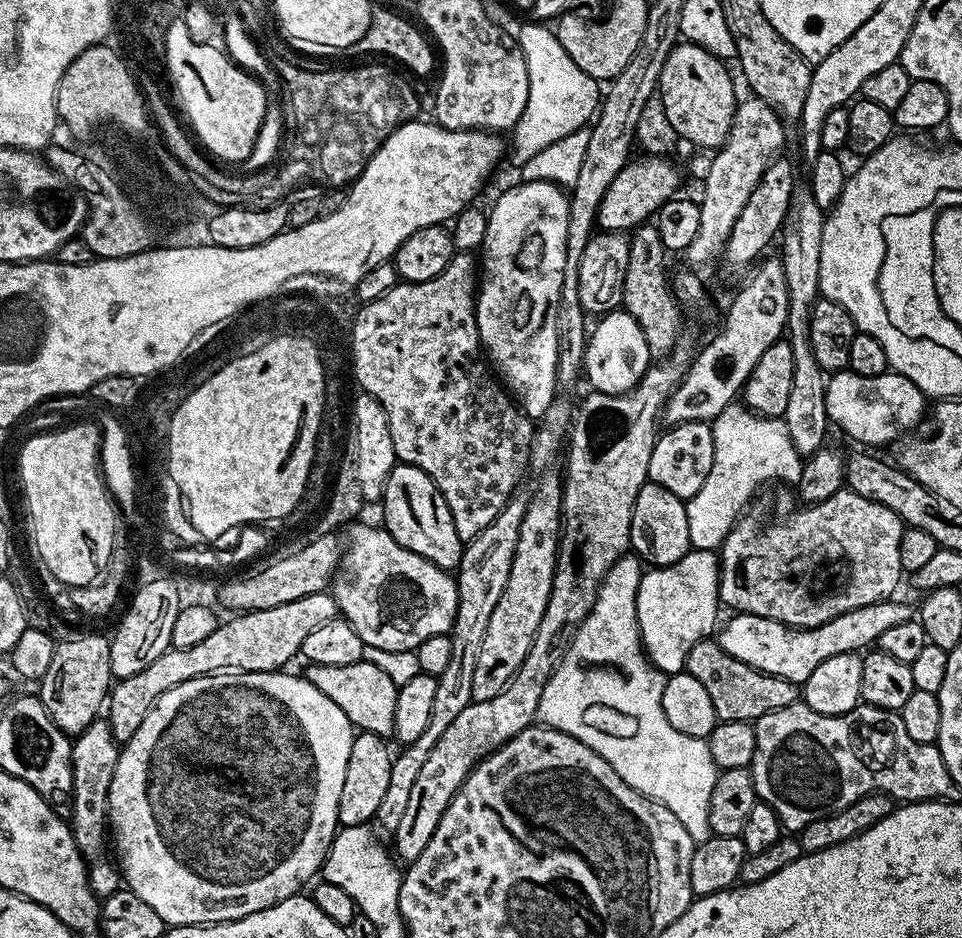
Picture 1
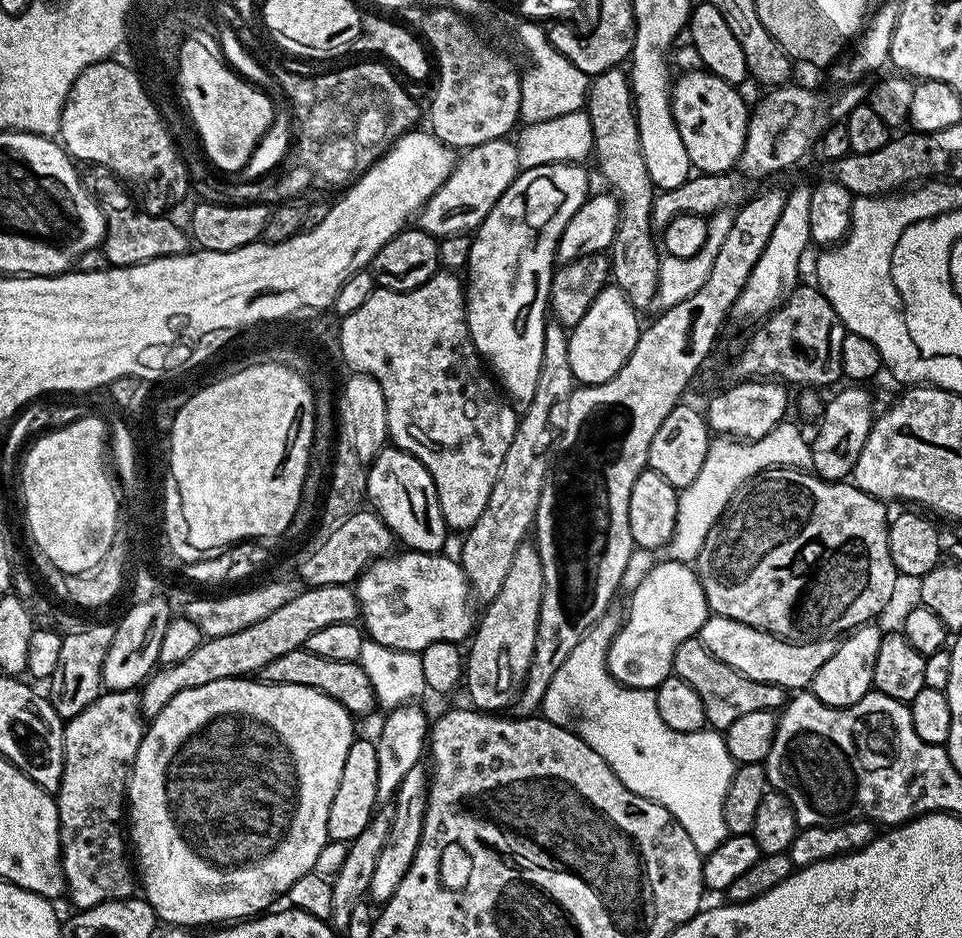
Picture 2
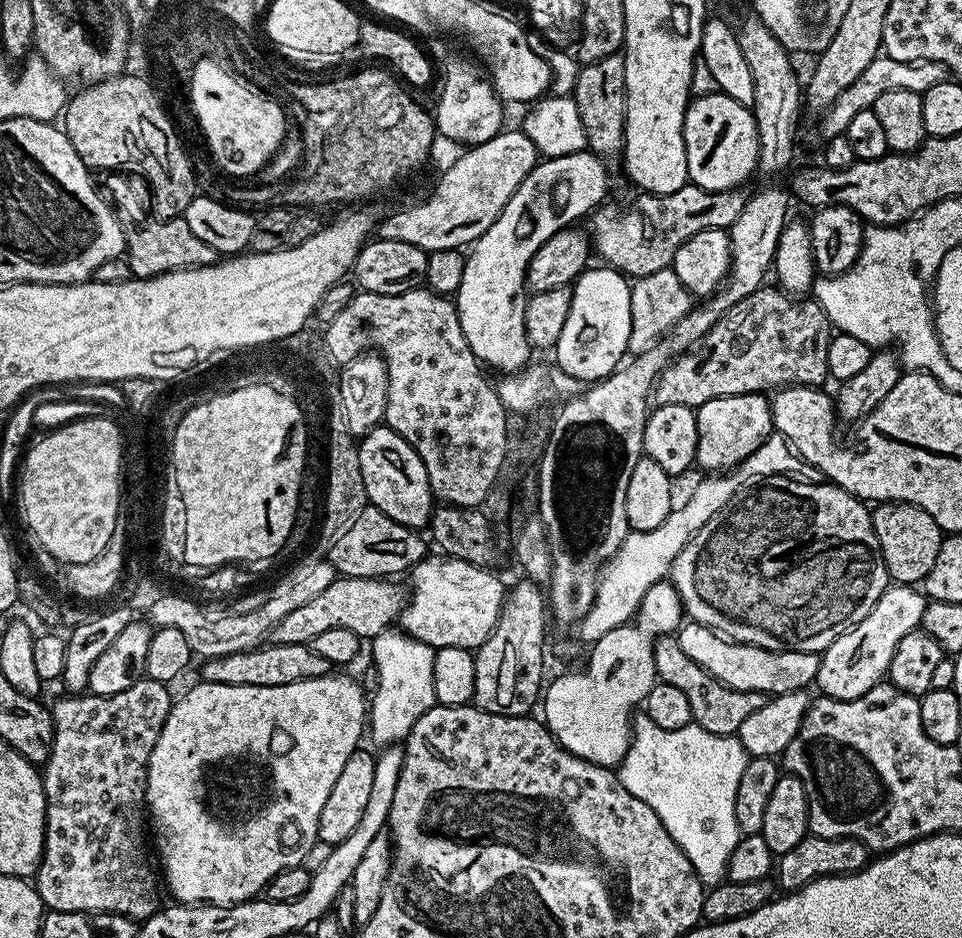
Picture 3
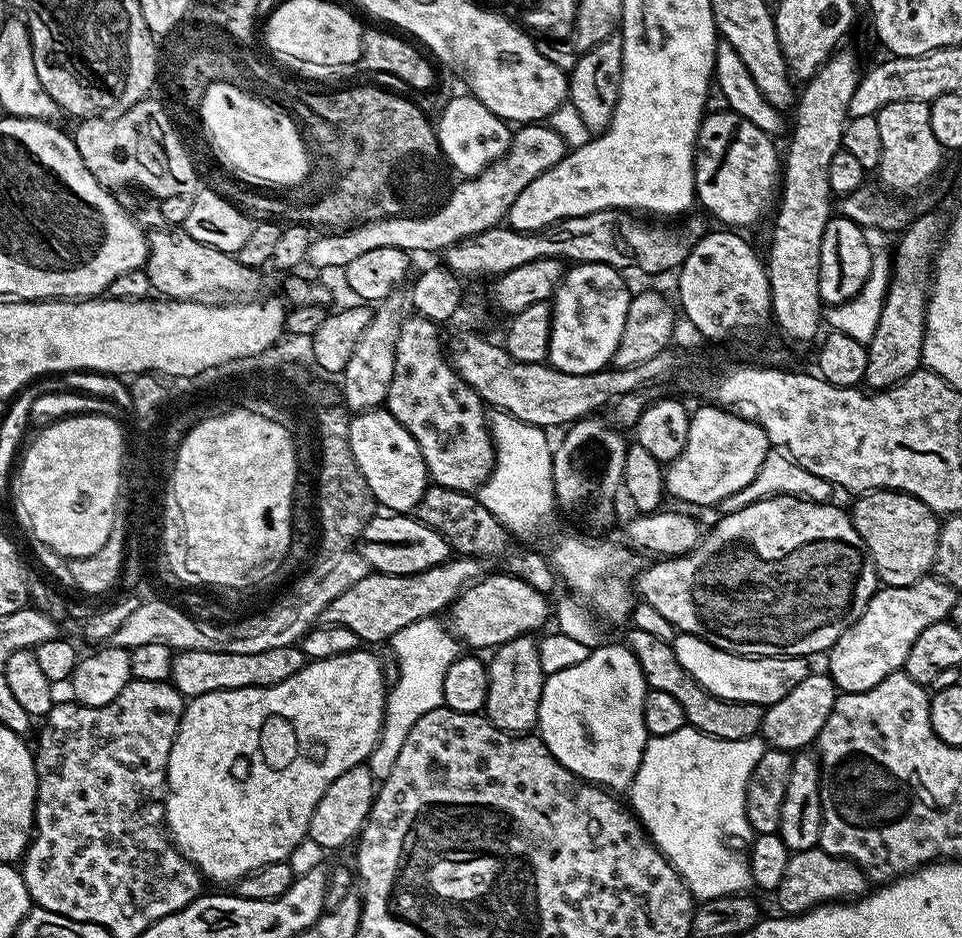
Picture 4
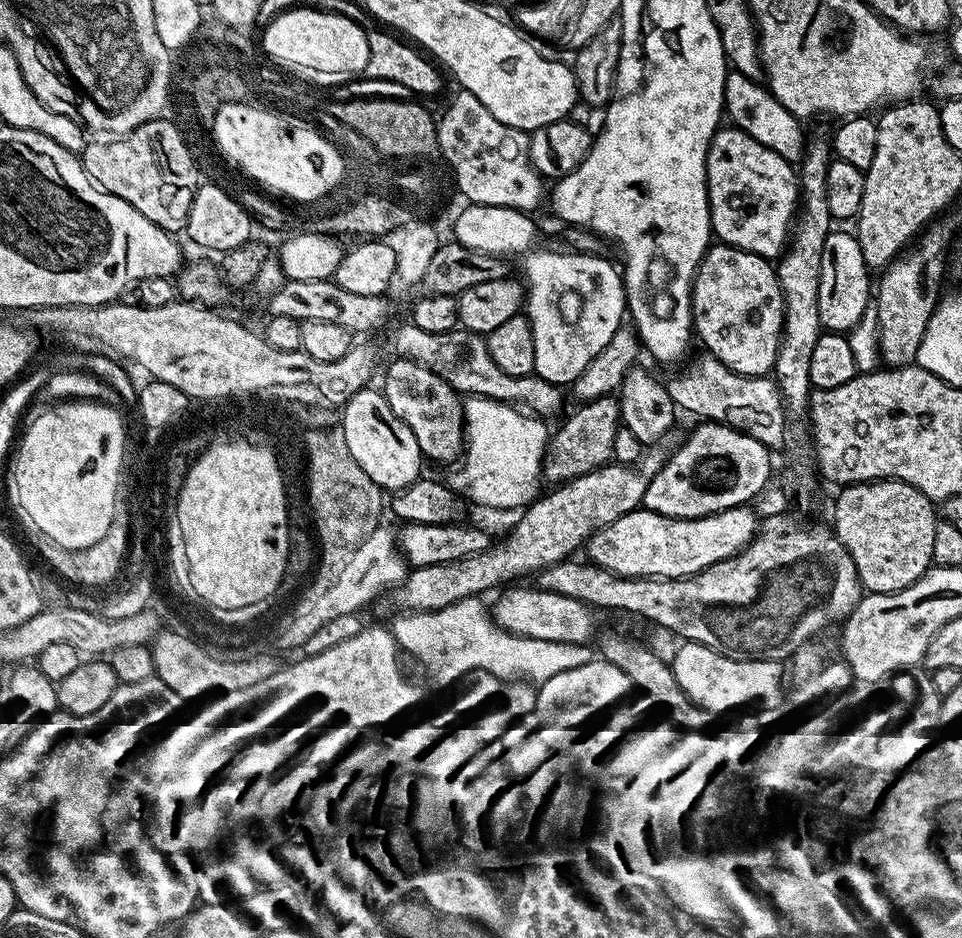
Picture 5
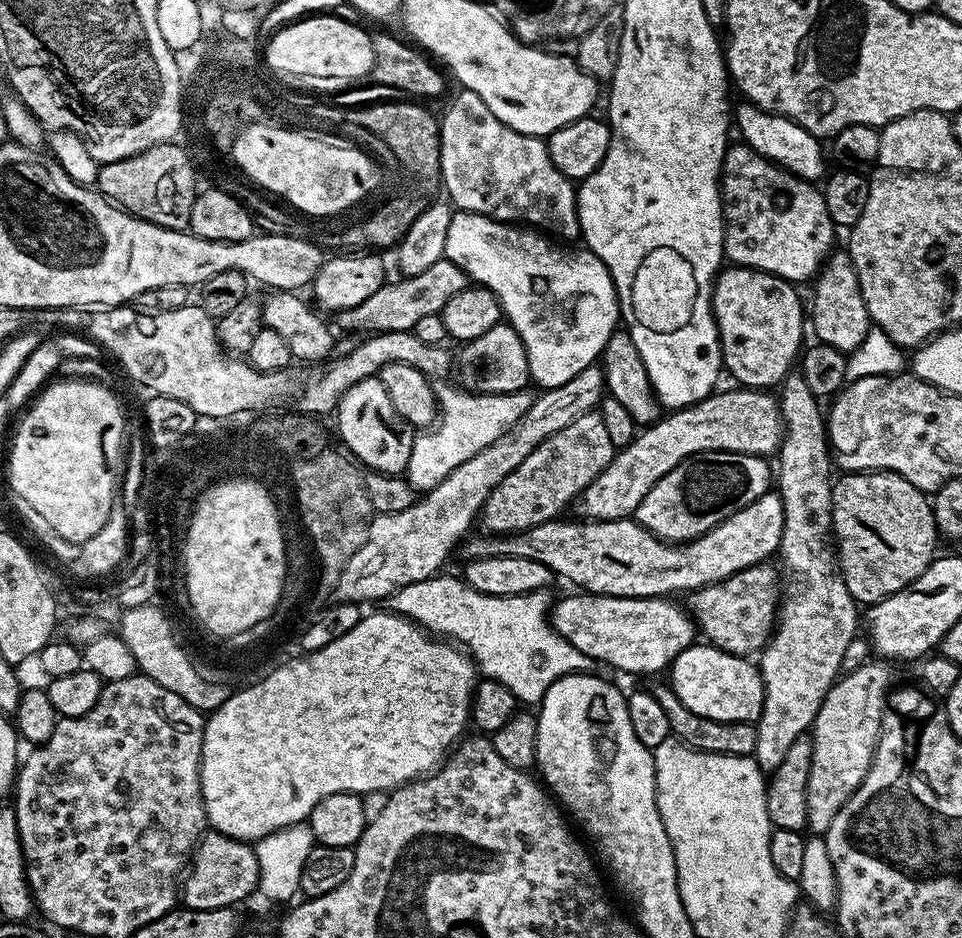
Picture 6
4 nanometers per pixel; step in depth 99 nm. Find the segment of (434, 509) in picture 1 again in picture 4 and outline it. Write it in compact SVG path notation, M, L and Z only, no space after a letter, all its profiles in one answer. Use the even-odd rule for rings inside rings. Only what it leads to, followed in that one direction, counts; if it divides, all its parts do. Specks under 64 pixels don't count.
M387 407L357 412L351 417L350 450L377 505L384 507L385 504L388 507L385 509L392 514L408 514L415 509L424 489L430 484L428 468L410 430L406 430L406 426L402 426L402 422L398 422L398 418L394 418L394 414L390 414Z

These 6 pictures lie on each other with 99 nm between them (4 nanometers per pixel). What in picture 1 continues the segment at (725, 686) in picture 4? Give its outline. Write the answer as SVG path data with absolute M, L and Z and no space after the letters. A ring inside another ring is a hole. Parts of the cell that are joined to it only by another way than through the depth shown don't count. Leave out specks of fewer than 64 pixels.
M896 599L880 600L876 604L838 614L838 618L817 628L792 628L789 624L761 616L751 616L745 612L732 614L725 624L723 621L718 639L722 650L738 658L738 662L746 662L746 666L754 666L766 674L786 678L800 686L806 678L810 678L810 674L814 674L818 666L822 666L822 662L826 662L826 658L834 658L834 654L847 652L859 653L875 645L882 630L890 630L890 626L898 626L898 622L913 619L913 605L911 608L910 605Z

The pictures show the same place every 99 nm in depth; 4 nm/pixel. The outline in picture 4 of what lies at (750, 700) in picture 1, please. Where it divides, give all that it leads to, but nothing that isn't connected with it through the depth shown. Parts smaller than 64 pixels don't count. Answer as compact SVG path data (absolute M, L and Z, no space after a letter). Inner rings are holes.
M644 628L630 629L626 643L642 666L642 674L649 689L662 690L673 696L682 706L685 721L691 727L719 740L741 740L759 733L765 705L723 700L710 694L702 685L694 682L694 678L690 678L690 674L686 674L686 670L682 670L671 643L667 639L664 641L662 637L655 636L652 632L647 632Z

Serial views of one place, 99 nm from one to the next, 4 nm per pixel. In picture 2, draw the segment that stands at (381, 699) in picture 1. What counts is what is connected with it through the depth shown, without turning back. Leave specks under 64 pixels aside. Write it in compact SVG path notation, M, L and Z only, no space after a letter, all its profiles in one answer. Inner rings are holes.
M307 646L298 650L290 650L290 654L282 654L282 658L274 658L258 674L265 684L293 684L294 686L310 686L330 698L334 698L353 717L360 718L374 708L372 686L366 674L357 662L334 662L330 658L318 658Z

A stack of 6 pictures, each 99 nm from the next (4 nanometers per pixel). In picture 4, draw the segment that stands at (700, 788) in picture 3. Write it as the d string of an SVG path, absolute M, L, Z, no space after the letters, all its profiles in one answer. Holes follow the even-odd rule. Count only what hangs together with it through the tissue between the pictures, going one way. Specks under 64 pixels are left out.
M686 726L682 730L674 730L674 734L665 736L653 736L644 747L642 762L632 779L631 788L627 789L626 796L632 799L630 803L631 811L634 813L636 820L640 822L645 833L650 837L653 844L659 848L662 855L668 859L669 864L674 866L674 870L684 880L684 886L692 893L697 901L703 902L722 898L723 896L735 896L744 894L753 887L752 875L748 869L748 850L754 839L754 833L750 822L746 818L746 782L750 778L750 770L758 766L758 758L762 758L765 750L765 743L759 735L741 740L719 740L713 736L707 736L705 732L700 732L696 728Z

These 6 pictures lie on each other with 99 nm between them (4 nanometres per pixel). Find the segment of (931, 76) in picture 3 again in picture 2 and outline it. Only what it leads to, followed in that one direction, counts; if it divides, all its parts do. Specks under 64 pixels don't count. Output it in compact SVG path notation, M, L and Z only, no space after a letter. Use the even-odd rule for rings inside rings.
M796 82L773 87L760 100L757 108L751 109L746 130L746 142L742 146L739 171L748 178L772 176L792 168L808 151L813 151L820 133L832 124L843 121L854 110L854 106L865 103L866 88L857 82L839 89L840 93L832 101L823 100L808 88L799 88Z

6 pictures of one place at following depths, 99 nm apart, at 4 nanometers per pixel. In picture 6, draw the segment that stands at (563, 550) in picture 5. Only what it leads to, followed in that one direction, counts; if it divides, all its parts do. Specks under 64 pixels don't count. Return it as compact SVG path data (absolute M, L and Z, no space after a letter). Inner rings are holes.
M732 386L729 392L717 390L705 400L661 415L655 424L647 425L633 436L625 448L613 455L606 470L586 486L584 495L579 497L578 508L585 512L588 520L629 519L656 483L686 458L703 452L733 452L768 458L771 452L772 455L779 453L783 437L780 402L771 391L743 386Z

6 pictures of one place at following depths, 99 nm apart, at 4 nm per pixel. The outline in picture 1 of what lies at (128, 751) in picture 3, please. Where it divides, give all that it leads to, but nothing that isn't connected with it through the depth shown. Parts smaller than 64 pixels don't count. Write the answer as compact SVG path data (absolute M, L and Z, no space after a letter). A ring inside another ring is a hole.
M98 718L82 735L72 740L72 795L70 797L72 816L70 815L70 827L78 850L83 854L85 861L92 862L88 864L88 881L93 892L100 898L121 891L122 888L122 877L119 867L115 863L94 864L92 861L102 859L104 856L104 847L109 847L110 844L108 837L110 832L110 825L108 823L108 791L110 790L112 775L116 769L116 759L119 756L120 748L117 745L114 734L110 730L107 719Z

